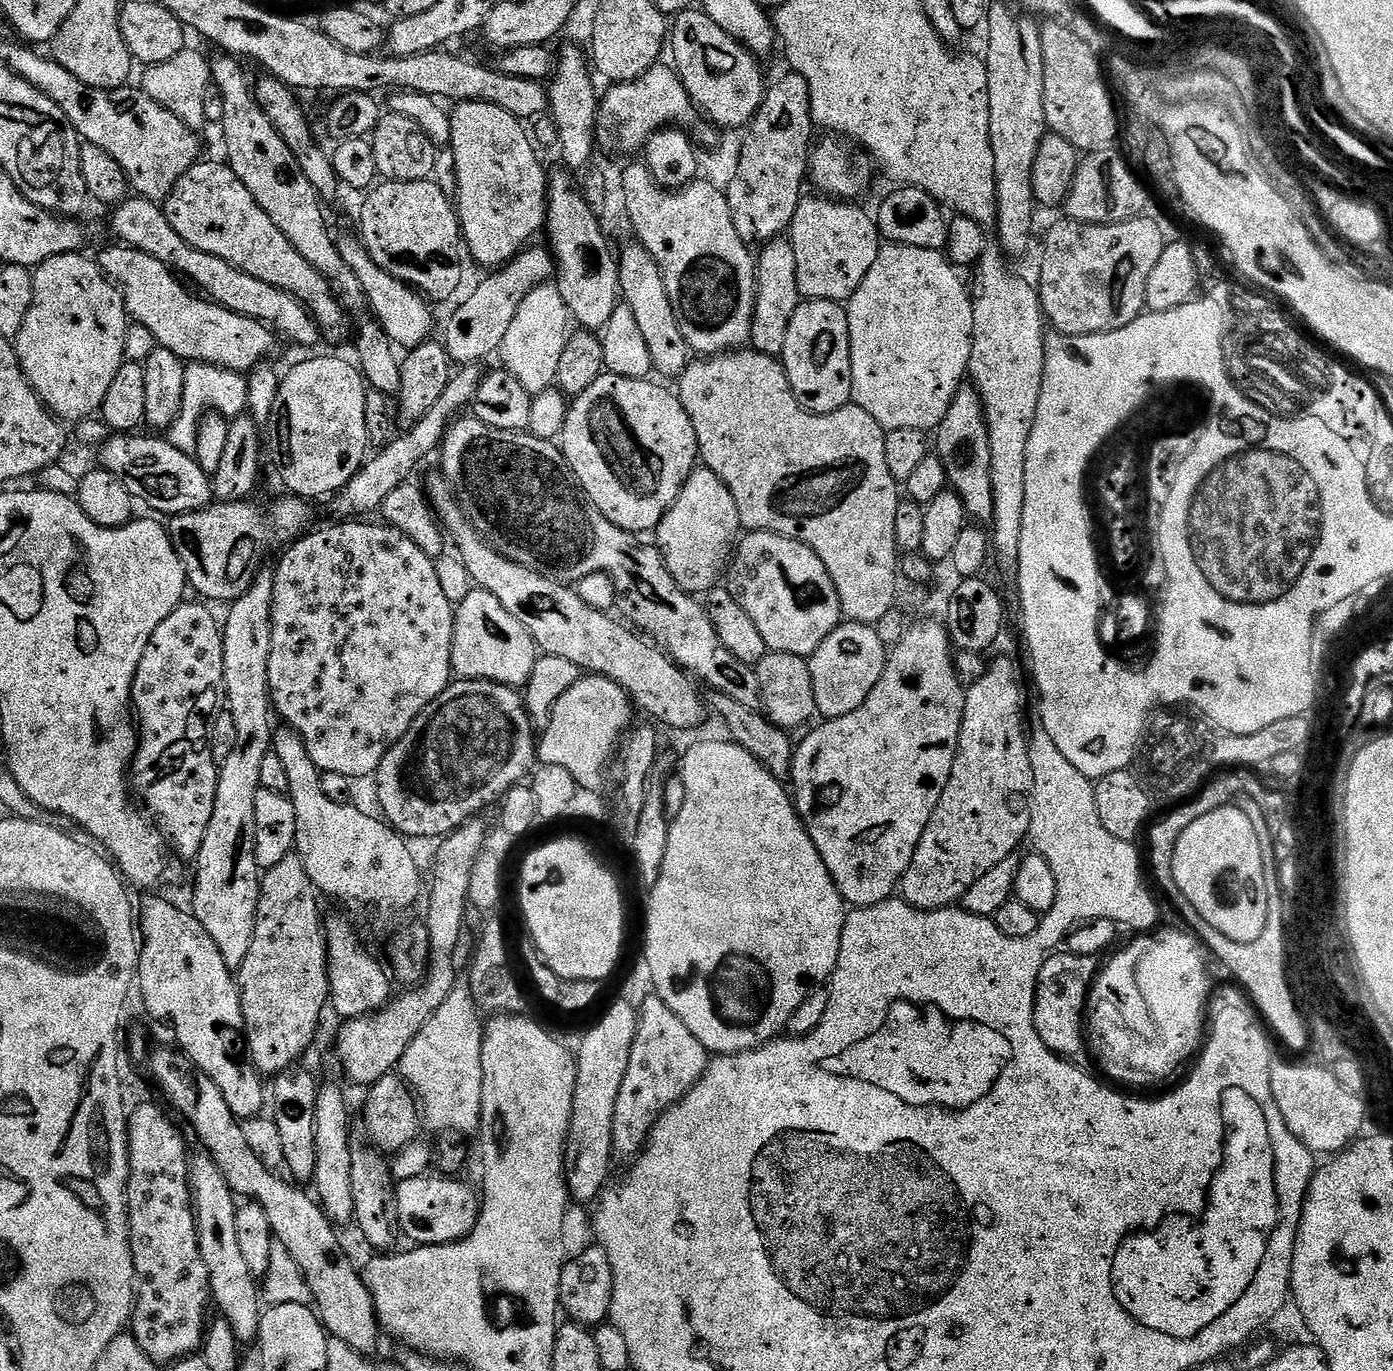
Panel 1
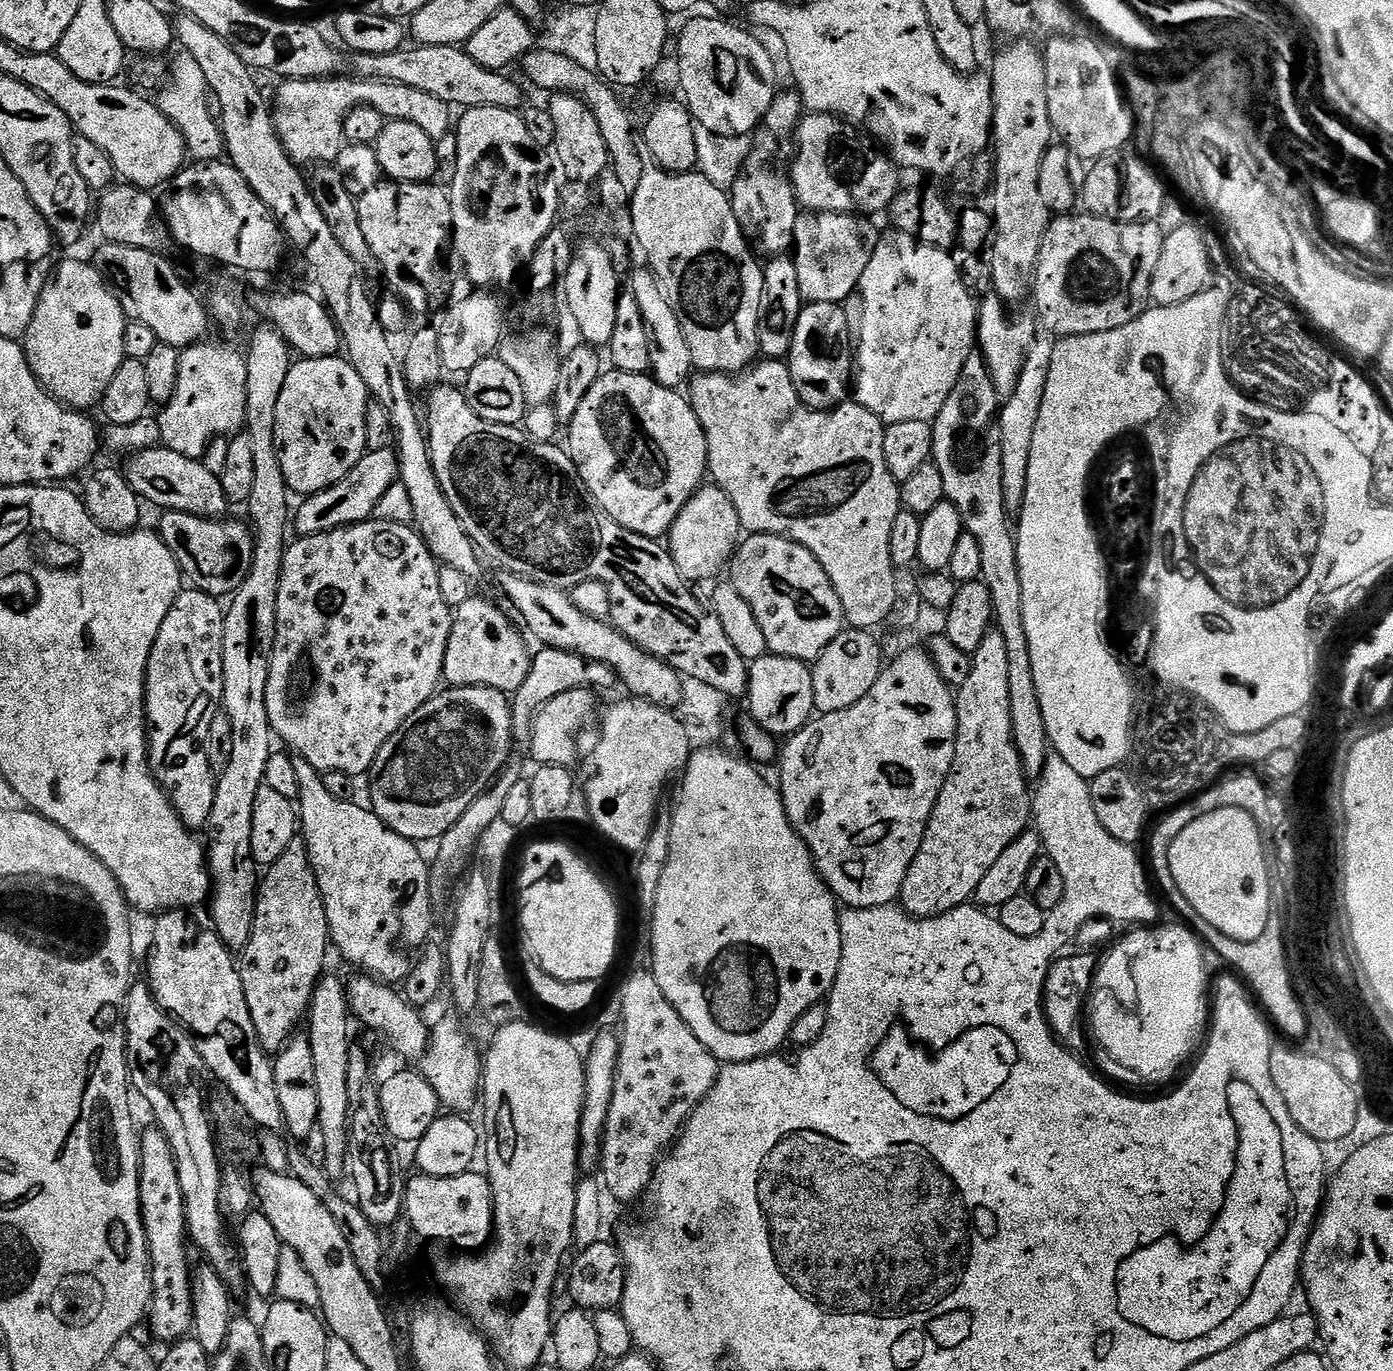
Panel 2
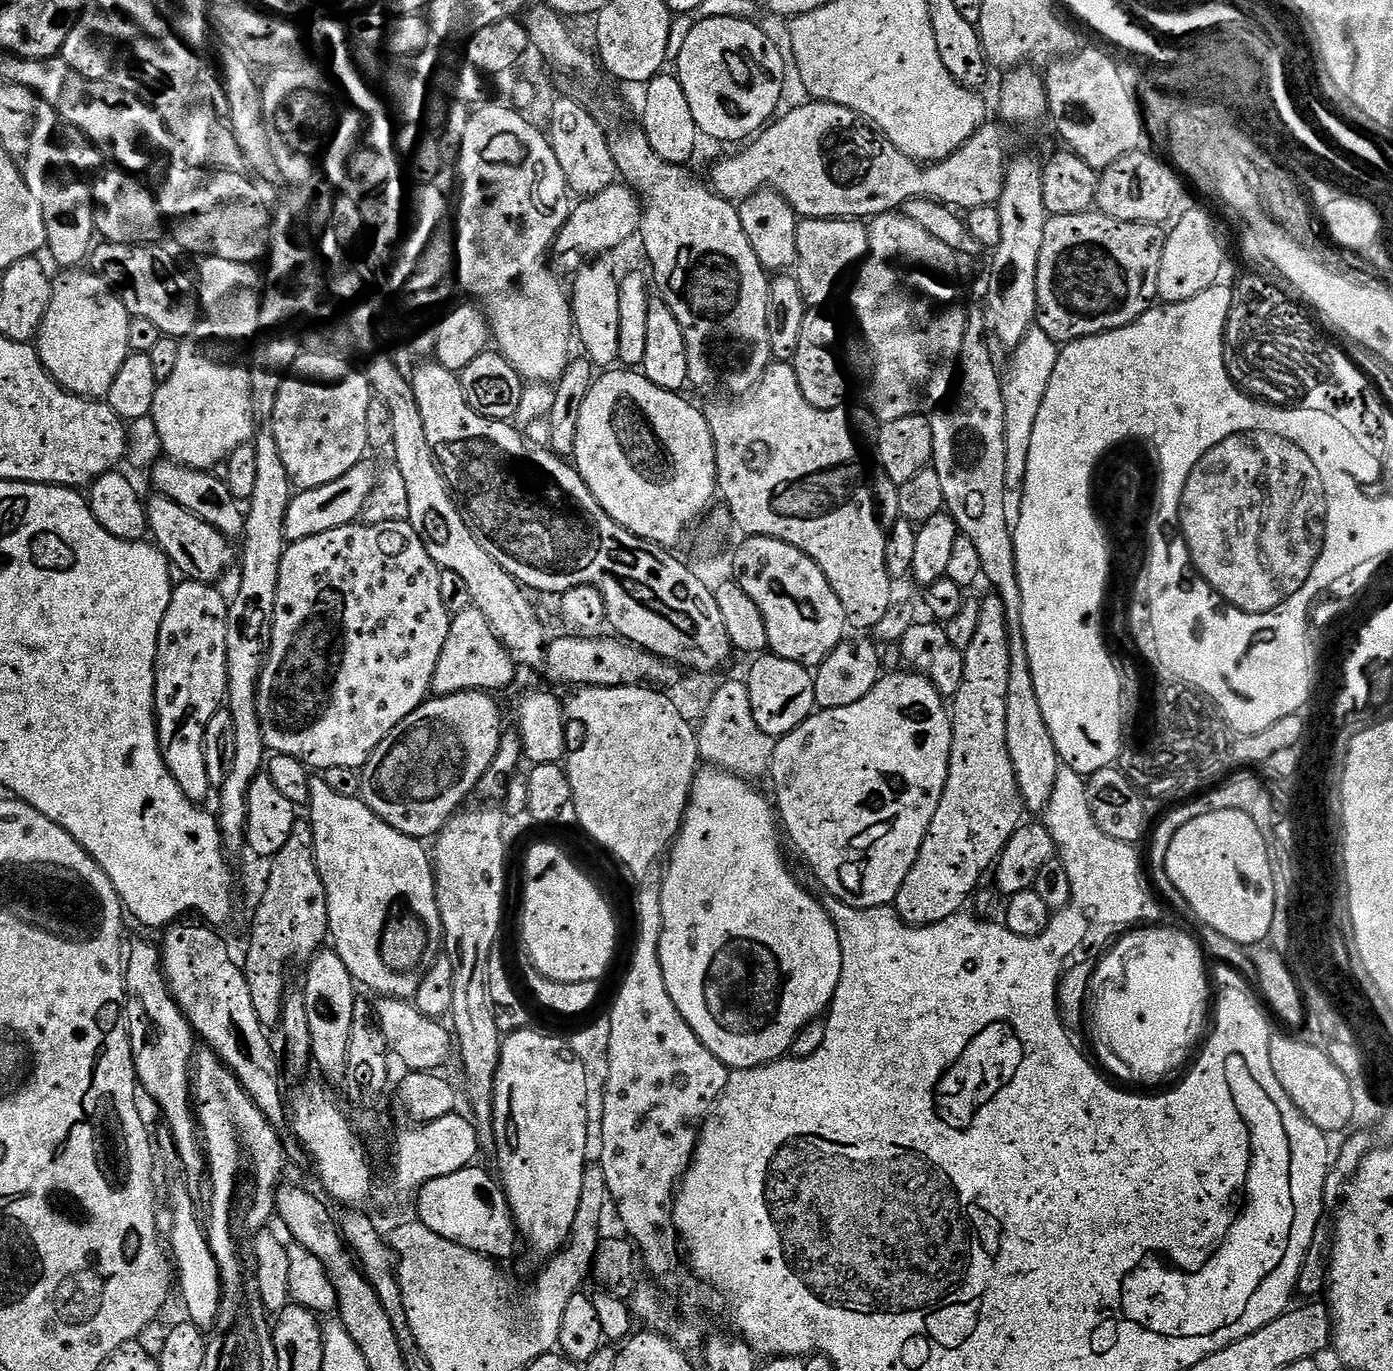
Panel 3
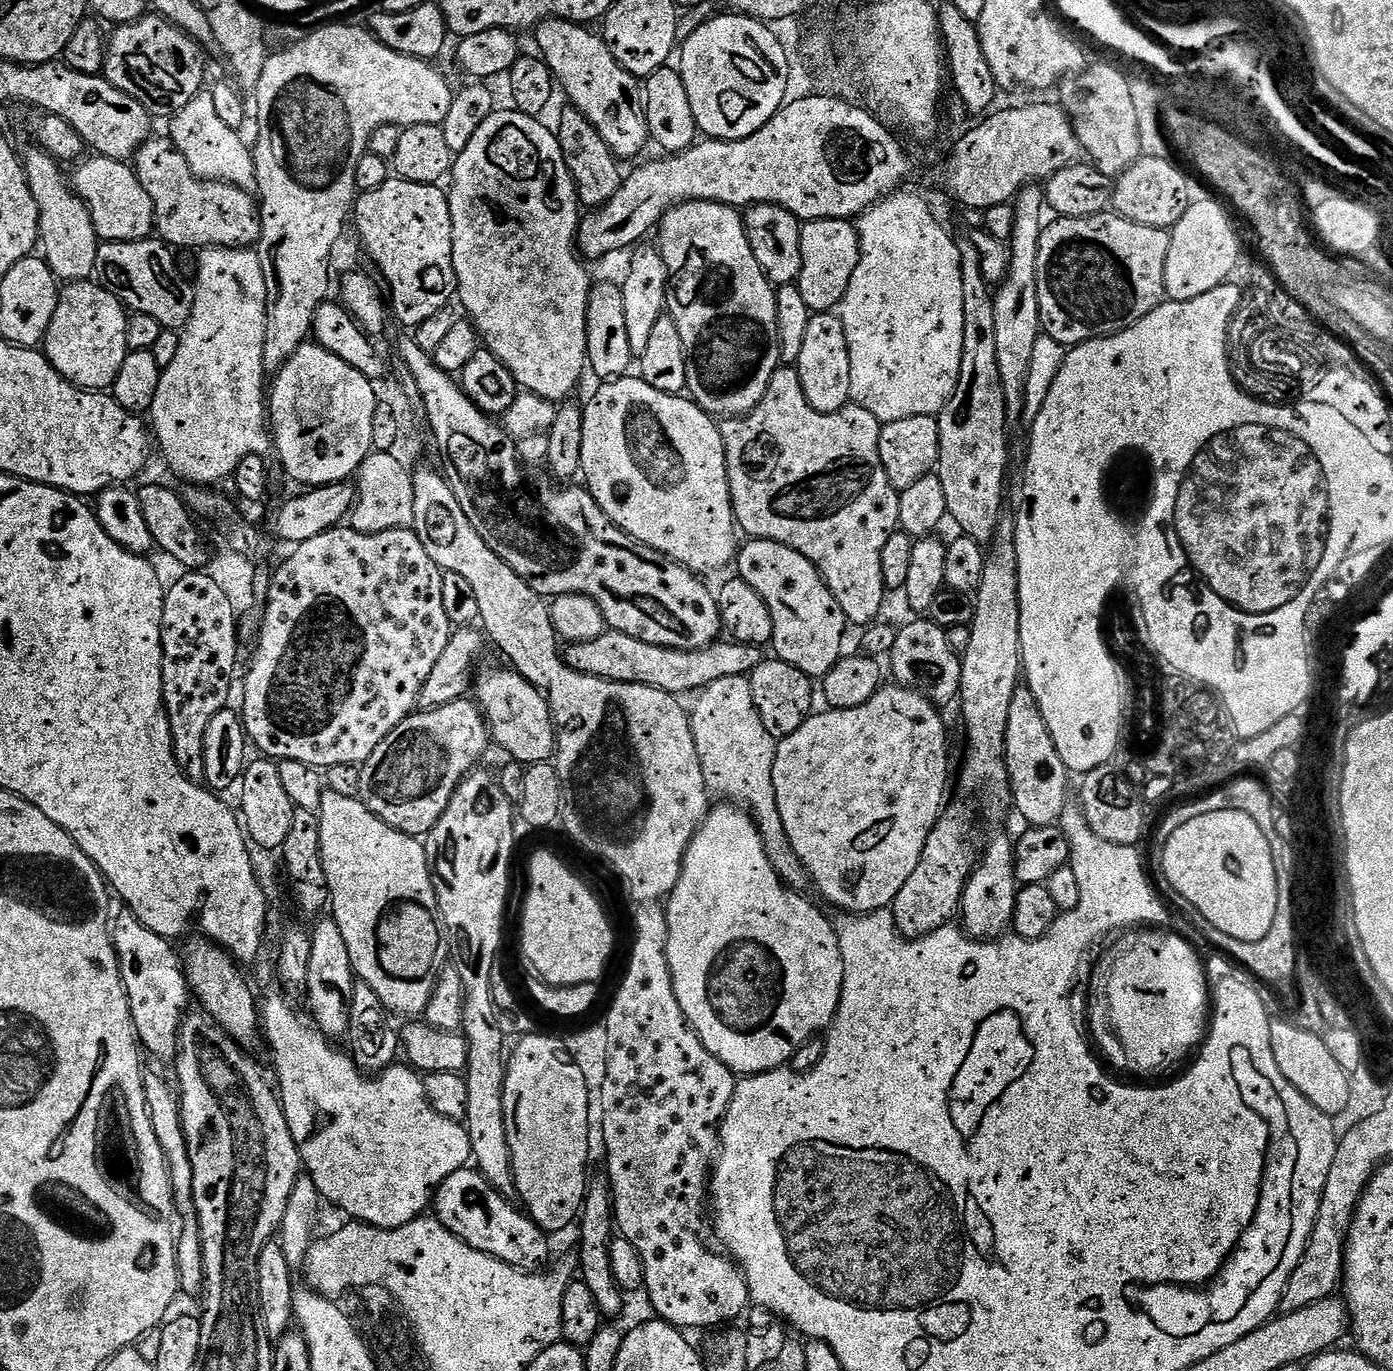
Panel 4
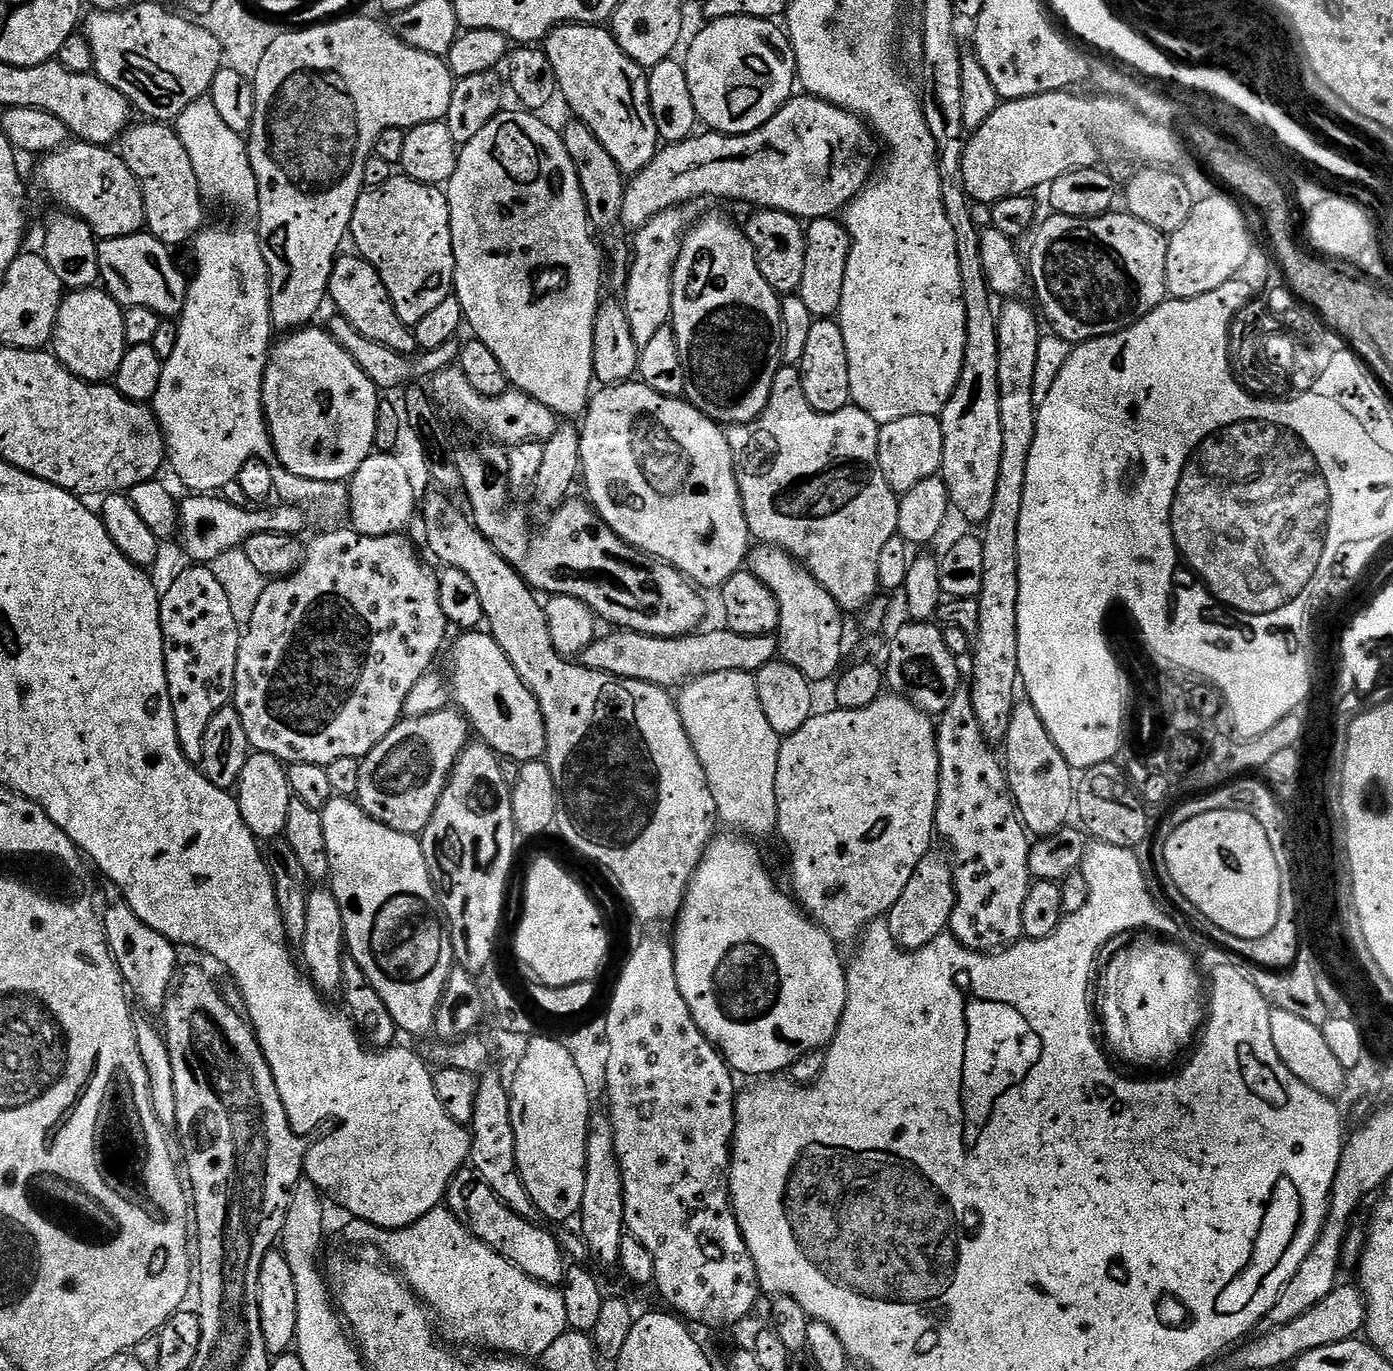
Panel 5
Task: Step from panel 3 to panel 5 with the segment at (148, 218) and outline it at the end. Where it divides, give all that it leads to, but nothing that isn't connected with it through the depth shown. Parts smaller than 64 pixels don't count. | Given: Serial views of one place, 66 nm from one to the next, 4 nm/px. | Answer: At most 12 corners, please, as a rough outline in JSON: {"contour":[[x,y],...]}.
{"contour":[[69,142],[40,184],[100,240],[141,231],[144,191],[119,151]]}

